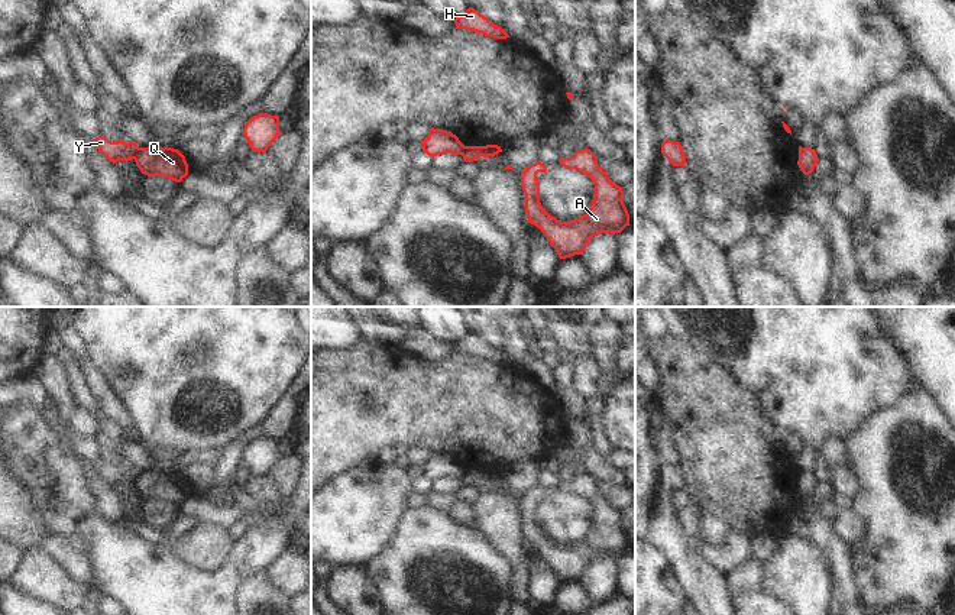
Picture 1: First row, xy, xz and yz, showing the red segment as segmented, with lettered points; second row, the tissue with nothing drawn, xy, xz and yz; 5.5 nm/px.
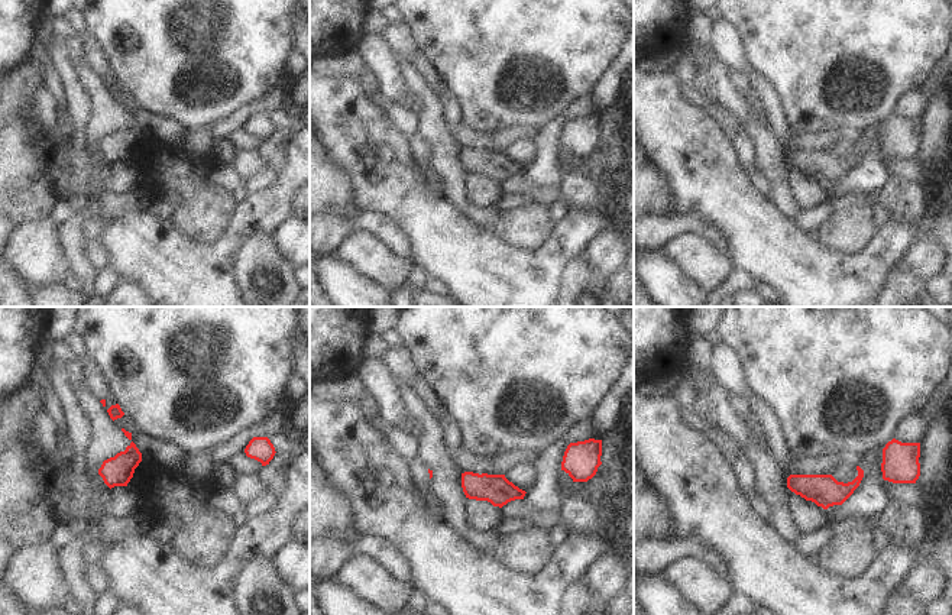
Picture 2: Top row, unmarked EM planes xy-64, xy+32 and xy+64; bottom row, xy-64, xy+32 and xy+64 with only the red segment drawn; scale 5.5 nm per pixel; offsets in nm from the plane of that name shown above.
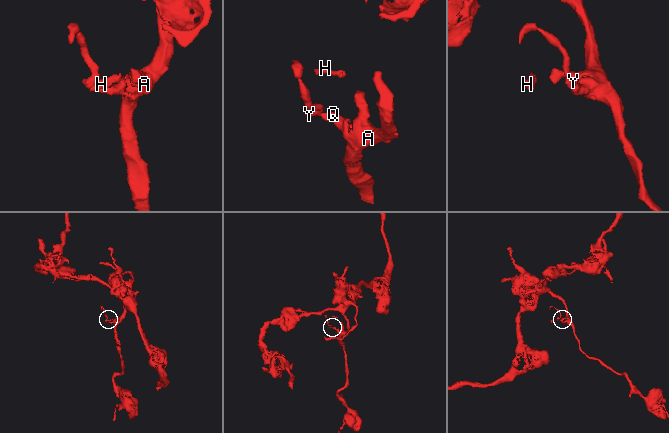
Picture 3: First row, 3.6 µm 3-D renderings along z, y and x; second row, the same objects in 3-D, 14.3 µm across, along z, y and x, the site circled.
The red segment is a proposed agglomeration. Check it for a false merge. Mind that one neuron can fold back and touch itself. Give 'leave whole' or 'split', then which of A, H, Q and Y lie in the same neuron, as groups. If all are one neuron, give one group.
split | A Q / H Y

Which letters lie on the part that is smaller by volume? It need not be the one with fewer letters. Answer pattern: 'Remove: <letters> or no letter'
Remove: H, Y.

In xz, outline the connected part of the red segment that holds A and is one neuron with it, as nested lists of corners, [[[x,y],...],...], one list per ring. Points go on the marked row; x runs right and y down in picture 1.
[[[590,149],[573,152],[570,158],[560,159],[560,165],[585,172],[595,184],[592,205],[582,217],[560,221],[543,208],[537,174],[546,174],[547,166],[540,161],[521,169],[521,187],[525,195],[528,223],[543,232],[560,259],[566,259],[582,255],[593,236],[621,233],[629,226],[629,214],[624,204],[622,188],[609,179],[608,172],[599,166],[598,156]]]

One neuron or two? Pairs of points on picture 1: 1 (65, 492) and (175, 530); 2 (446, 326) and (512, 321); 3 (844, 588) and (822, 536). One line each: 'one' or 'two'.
1: two
2: two
3: one

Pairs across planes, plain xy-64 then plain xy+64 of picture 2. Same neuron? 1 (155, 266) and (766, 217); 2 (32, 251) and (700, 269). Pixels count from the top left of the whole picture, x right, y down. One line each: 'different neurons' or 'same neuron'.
1: same neuron
2: same neuron

